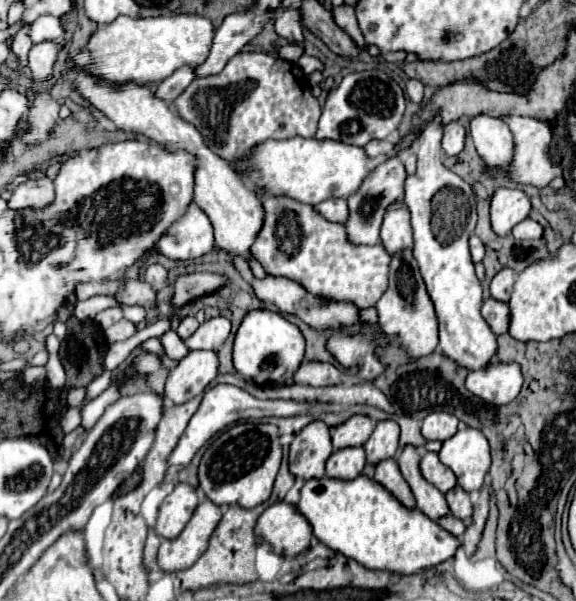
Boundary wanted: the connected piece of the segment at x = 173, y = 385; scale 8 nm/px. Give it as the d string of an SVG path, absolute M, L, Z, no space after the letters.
M192 350L170 372L164 396L182 404L198 396L218 376L218 354L214 350Z

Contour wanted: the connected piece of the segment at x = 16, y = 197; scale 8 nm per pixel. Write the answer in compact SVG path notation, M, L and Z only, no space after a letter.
M36 172L36 174L26 176L26 182L12 190L8 206L12 210L24 210L24 208L42 210L52 200L54 200L52 180L46 174Z

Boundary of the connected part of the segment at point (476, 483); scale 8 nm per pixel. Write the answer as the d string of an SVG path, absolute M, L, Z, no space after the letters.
M460 428L452 438L442 442L438 456L466 492L484 486L484 476L490 468L490 446L480 430Z

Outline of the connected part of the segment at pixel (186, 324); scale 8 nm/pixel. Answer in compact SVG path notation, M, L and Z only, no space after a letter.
M186 316L184 320L180 320L180 324L178 324L178 334L180 334L180 338L188 338L194 330L198 328L198 320L196 320L196 316Z

